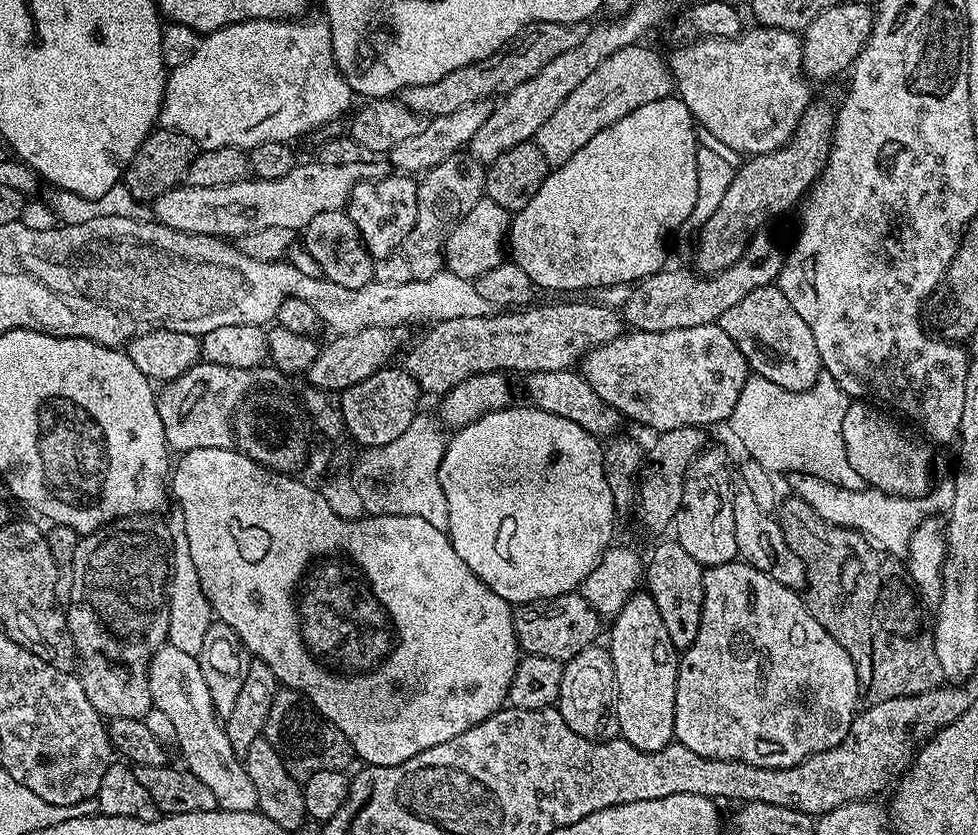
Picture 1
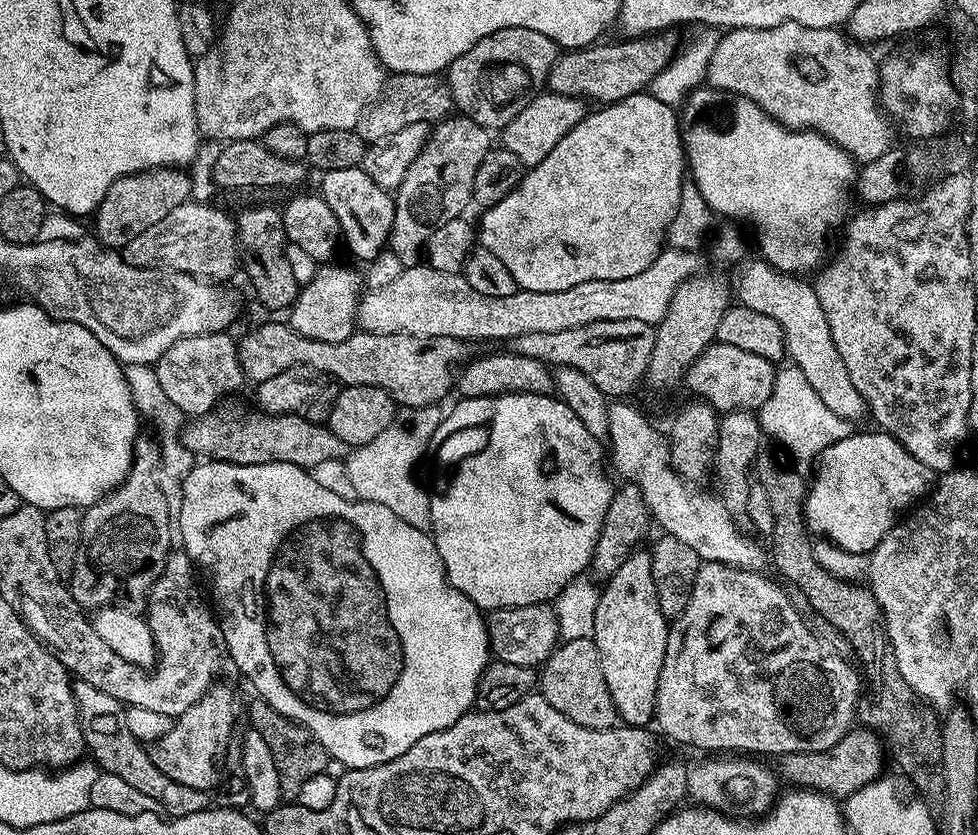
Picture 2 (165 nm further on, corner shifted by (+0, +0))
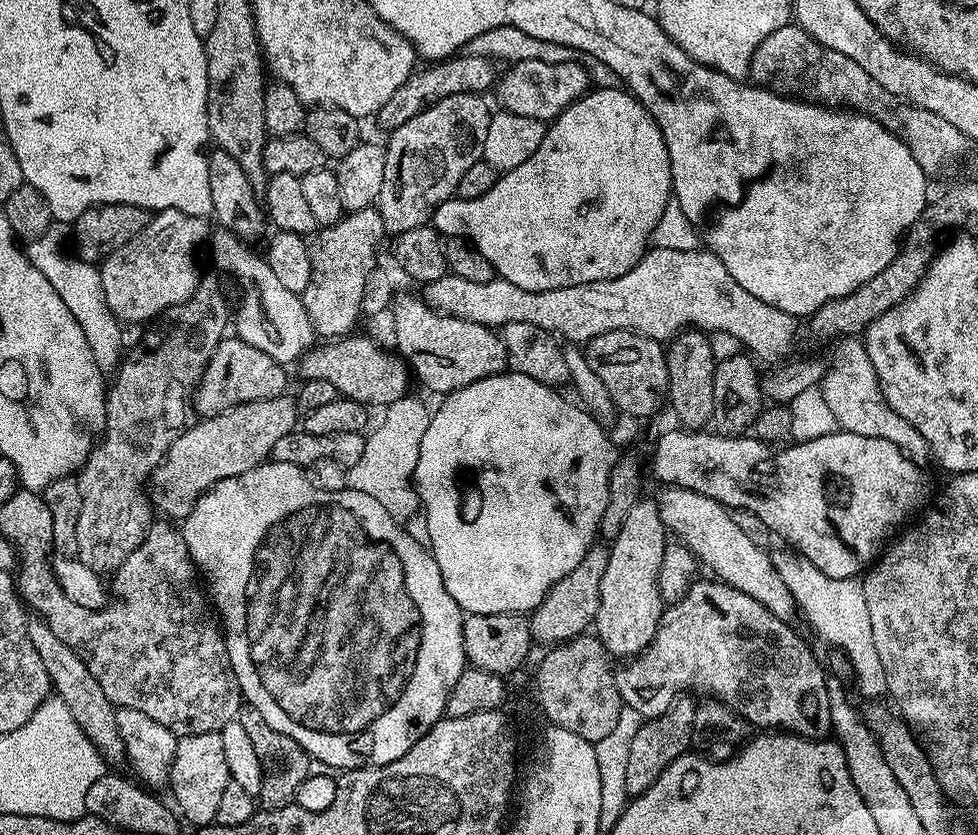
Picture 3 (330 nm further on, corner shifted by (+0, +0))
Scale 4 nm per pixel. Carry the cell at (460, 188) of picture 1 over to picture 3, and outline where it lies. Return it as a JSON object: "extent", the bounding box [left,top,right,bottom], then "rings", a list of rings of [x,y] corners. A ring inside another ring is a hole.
{"extent":[378,94,492,234],"rings":[[[450,94],[450,98],[442,98],[442,102],[434,102],[426,110],[414,114],[402,126],[391,129],[389,140],[386,140],[386,174],[382,178],[382,190],[378,201],[378,211],[384,231],[388,234],[399,234],[406,230],[423,228],[429,223],[434,210],[447,200],[456,196],[458,182],[462,182],[462,174],[477,164],[484,155],[486,146],[486,126],[490,126],[492,112],[484,101],[483,95]]]}

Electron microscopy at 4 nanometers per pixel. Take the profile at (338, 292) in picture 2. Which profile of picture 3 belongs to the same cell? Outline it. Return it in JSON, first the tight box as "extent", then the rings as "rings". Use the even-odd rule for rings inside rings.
{"extent":[302,207,386,338],"rings":[[[375,207],[363,208],[362,210],[358,210],[357,212],[349,212],[347,214],[341,215],[340,220],[338,222],[334,222],[333,224],[329,224],[327,226],[321,227],[319,231],[315,233],[311,237],[310,240],[310,266],[312,269],[310,270],[310,286],[306,286],[306,290],[302,294],[302,299],[304,305],[306,306],[306,314],[310,318],[310,322],[312,323],[313,333],[317,337],[320,338],[343,338],[349,333],[353,331],[352,328],[356,324],[356,319],[361,319],[362,313],[360,310],[360,306],[362,304],[362,293],[364,291],[364,287],[366,286],[366,278],[370,278],[370,274],[374,269],[378,267],[378,260],[376,260],[376,247],[380,244],[380,239],[385,239],[386,233],[384,231],[384,223],[382,222],[382,218],[380,217],[379,211]]]}

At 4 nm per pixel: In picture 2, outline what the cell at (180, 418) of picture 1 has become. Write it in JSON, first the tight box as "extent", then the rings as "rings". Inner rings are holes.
{"extent":[182,406,350,469],"rings":[[[220,406],[205,416],[189,419],[182,431],[188,449],[200,458],[215,458],[231,464],[258,466],[270,462],[286,462],[299,468],[311,469],[329,458],[344,460],[350,445],[342,442],[323,424],[312,424],[307,415],[270,416],[259,410],[243,412],[240,408]]]}

